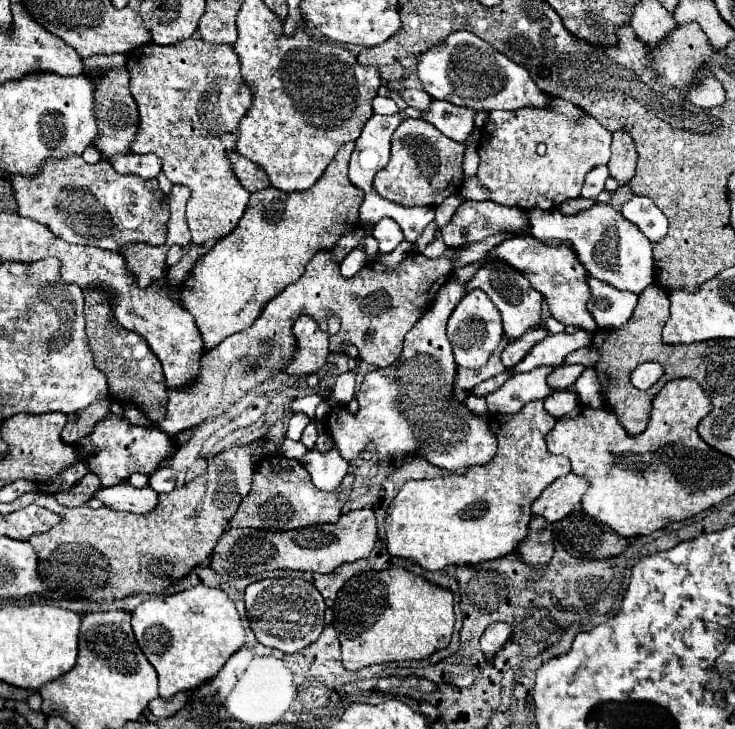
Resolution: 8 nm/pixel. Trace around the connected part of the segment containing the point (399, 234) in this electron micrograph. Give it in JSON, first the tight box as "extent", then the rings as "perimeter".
{"extent":[371,219,403,253],"perimeter":[[[381,219],[375,229],[371,231],[371,235],[379,241],[379,253],[391,253],[395,251],[395,247],[403,241],[403,231],[397,227],[397,223],[389,221],[389,219]]]}

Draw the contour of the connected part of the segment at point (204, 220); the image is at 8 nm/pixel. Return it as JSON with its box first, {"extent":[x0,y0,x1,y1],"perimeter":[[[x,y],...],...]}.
{"extent":[127,41,253,245],"perimeter":[[[181,41],[175,45],[147,43],[145,47],[137,47],[137,51],[129,53],[127,71],[129,89],[139,111],[139,129],[129,149],[133,153],[157,155],[163,163],[167,179],[171,183],[183,183],[191,189],[187,223],[193,243],[200,245],[205,241],[219,241],[237,227],[251,195],[241,187],[227,161],[227,153],[235,149],[237,143],[237,123],[253,99],[239,73],[239,59],[233,47],[209,45],[205,41]]]}

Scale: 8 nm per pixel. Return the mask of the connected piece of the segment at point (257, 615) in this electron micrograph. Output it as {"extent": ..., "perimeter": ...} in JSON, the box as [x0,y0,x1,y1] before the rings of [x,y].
{"extent":[245,577,325,653],"perimeter":[[[275,577],[247,585],[245,589],[247,619],[259,643],[283,653],[297,653],[311,645],[323,631],[325,603],[313,583],[301,577]]]}

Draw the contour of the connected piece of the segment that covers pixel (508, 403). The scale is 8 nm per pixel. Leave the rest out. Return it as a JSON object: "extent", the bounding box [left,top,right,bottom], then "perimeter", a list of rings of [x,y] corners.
{"extent":[487,366,555,413],"perimeter":[[[541,366],[529,373],[517,373],[507,379],[507,383],[493,395],[487,395],[487,405],[491,413],[517,413],[523,405],[537,399],[547,399],[555,389],[547,385],[547,377],[553,371],[551,366]]]}

